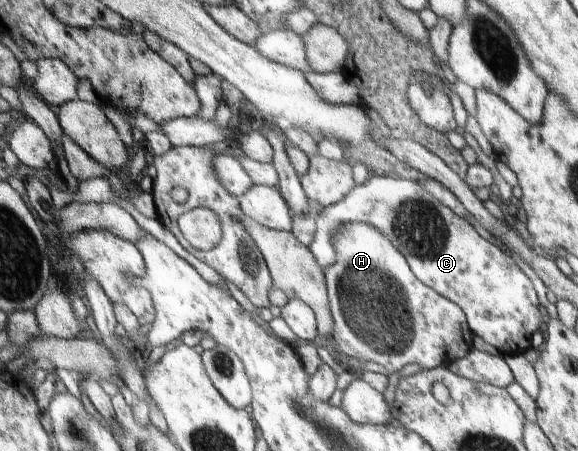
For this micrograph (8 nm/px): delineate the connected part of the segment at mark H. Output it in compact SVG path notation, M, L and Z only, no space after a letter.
M349 222L343 224L337 231L334 231L334 247L336 248L336 263L333 266L327 266L324 269L326 283L328 285L328 294L330 297L333 317L336 319L336 331L333 340L336 342L336 349L349 357L360 357L365 361L373 361L383 368L387 369L391 375L395 375L407 365L419 365L425 370L430 370L439 366L448 366L455 360L465 357L473 349L474 332L468 324L468 318L460 305L453 303L448 297L437 293L436 289L429 287L422 282L416 273L412 270L408 259L404 253L383 233L378 227L365 222Z

